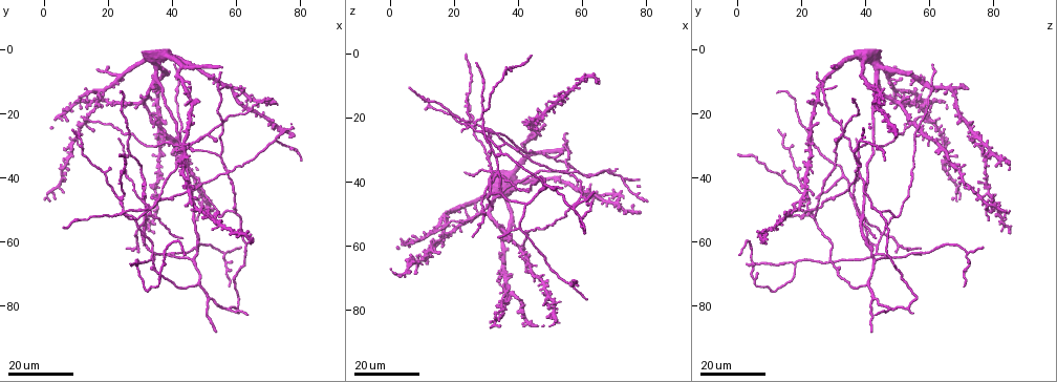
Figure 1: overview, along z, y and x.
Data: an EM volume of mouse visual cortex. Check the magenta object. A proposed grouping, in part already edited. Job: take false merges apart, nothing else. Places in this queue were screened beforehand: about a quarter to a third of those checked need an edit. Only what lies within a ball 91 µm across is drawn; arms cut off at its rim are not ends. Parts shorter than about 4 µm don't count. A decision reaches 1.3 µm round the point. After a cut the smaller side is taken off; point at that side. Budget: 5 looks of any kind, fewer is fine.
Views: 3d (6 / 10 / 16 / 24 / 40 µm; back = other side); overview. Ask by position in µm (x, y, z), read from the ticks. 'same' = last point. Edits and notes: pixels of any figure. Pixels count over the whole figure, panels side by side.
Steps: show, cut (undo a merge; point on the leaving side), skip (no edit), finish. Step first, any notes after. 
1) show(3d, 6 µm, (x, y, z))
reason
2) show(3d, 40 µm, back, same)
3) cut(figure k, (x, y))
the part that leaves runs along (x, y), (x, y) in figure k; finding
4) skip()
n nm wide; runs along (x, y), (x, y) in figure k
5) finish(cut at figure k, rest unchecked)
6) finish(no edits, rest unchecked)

show(3d, 16 µm, (31.5, 48.5, 36.5))

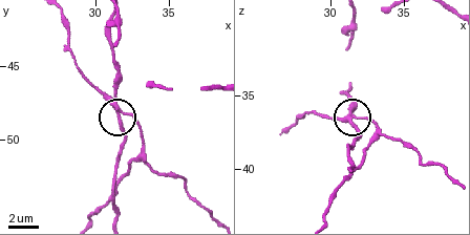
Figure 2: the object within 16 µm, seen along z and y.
show(3d, 10 µm, (31.8, 48.0, 36.4))

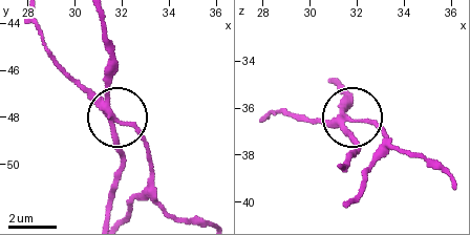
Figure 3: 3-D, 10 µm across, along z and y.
cut(figure 3, (135, 128))
the part that leaves runs along (344, 119), (369, 119), (384, 133), (382, 155), (354, 197) in figure 3; two cells meet here

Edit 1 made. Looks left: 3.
show(overview)

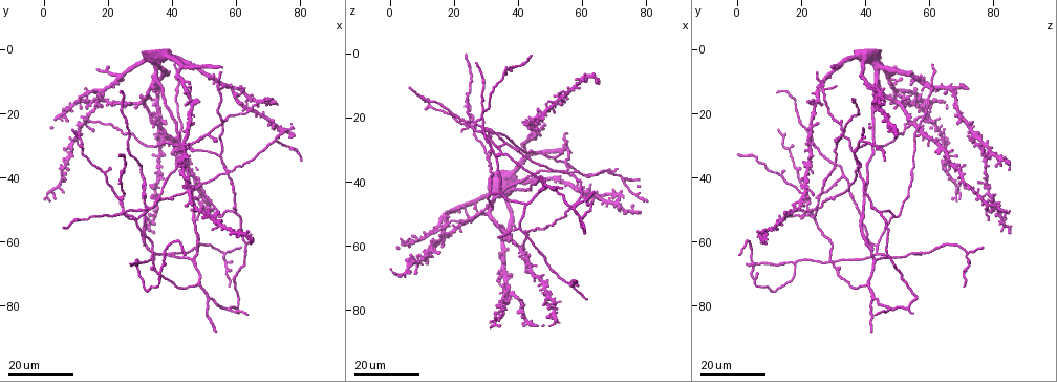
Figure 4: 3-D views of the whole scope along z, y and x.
show(3d, 16 µm, (31.5, 40.0, 33.0))
small branch off a trunk

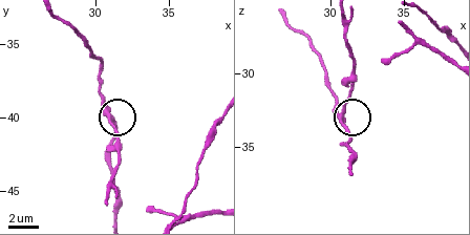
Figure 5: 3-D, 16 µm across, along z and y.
show(3d, 10 µm, (30.8, 39.6, 32.8))

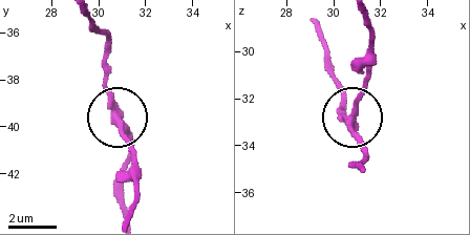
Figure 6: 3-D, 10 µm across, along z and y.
skip()
side arm 11 µm; runs along (361, 169), (365, 155), (354, 107), (376, 61) in figure 6; all the same cell

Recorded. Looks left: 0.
finish(cut at figure 3, rest unchecked)

